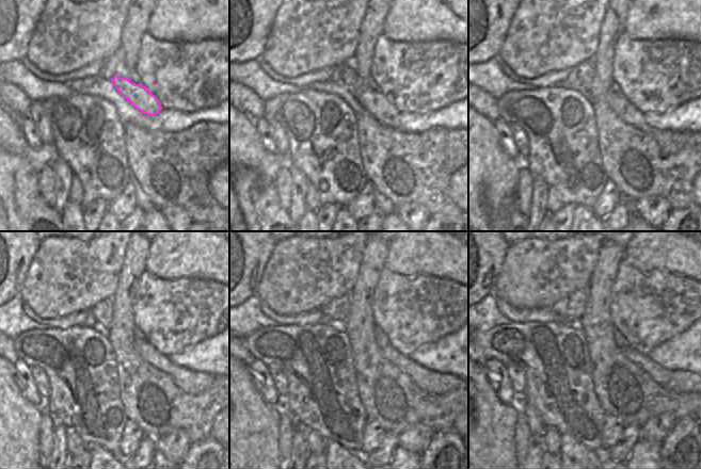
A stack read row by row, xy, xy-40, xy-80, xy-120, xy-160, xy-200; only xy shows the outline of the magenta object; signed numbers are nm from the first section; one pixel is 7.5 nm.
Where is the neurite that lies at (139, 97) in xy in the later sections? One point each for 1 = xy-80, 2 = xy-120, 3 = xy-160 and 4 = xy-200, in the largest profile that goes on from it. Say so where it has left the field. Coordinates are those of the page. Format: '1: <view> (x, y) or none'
1: xy-80 (670, 142)
2: xy-120 (190, 382)
3: xy-160 (436, 383)
4: xy-200 (674, 381)

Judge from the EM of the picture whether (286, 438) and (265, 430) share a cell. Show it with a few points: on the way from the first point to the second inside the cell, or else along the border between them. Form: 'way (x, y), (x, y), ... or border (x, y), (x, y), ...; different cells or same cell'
border (281, 410), (280, 434), (277, 437), (279, 457); different cells

